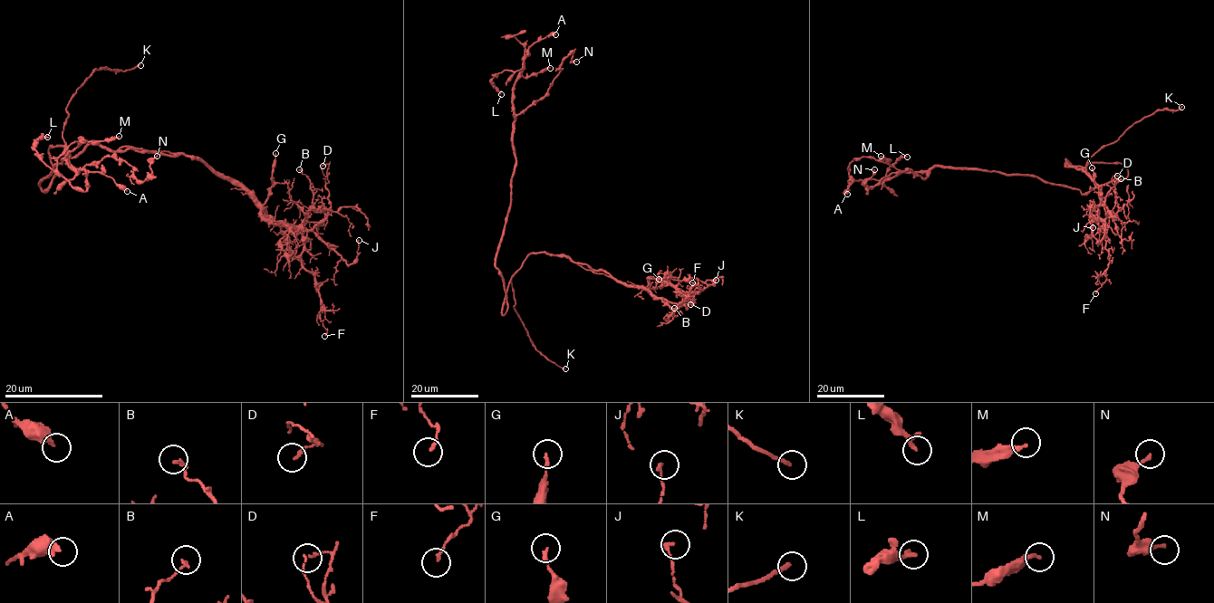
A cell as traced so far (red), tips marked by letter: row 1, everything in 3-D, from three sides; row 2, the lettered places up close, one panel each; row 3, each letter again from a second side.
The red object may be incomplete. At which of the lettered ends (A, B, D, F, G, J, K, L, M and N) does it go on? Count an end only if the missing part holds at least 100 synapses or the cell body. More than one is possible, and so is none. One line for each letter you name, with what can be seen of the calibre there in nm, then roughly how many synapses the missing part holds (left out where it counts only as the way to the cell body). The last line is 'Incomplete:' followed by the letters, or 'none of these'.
K: 200 nm
Incomplete: K

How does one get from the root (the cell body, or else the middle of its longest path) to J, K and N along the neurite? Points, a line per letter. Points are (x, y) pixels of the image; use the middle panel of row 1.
J: (504, 314), (508, 282), (531, 253), (568, 256), (646, 288), (663, 278), (698, 291), (716, 280)
K: (504, 314), (503, 303), (513, 276), (514, 308), (534, 348), (565, 368)
N: (504, 314), (506, 294), (496, 258), (510, 205), (515, 118), (547, 92), (567, 56), (573, 54), (576, 62)

